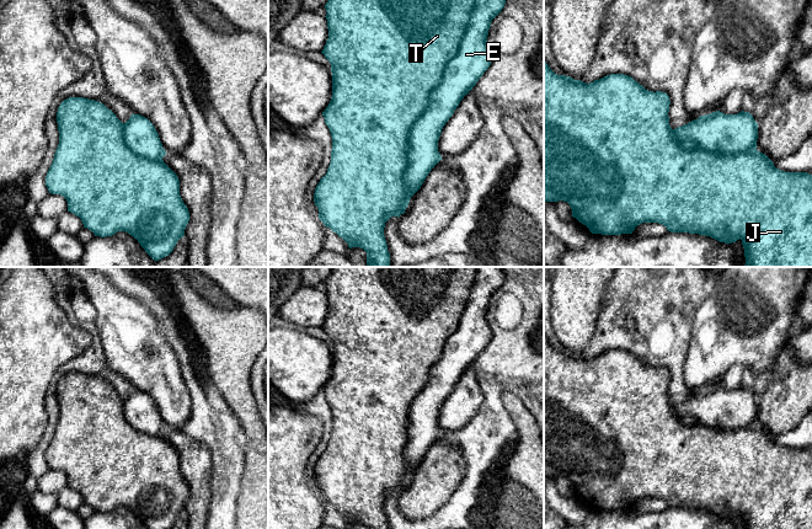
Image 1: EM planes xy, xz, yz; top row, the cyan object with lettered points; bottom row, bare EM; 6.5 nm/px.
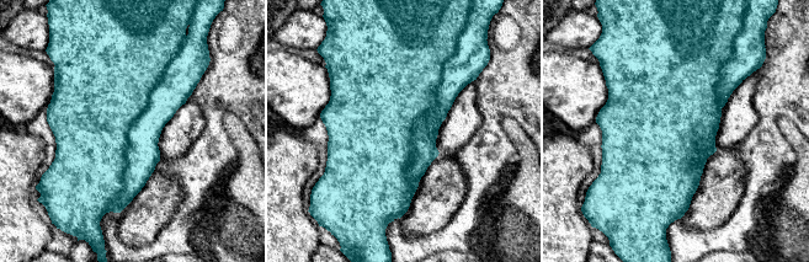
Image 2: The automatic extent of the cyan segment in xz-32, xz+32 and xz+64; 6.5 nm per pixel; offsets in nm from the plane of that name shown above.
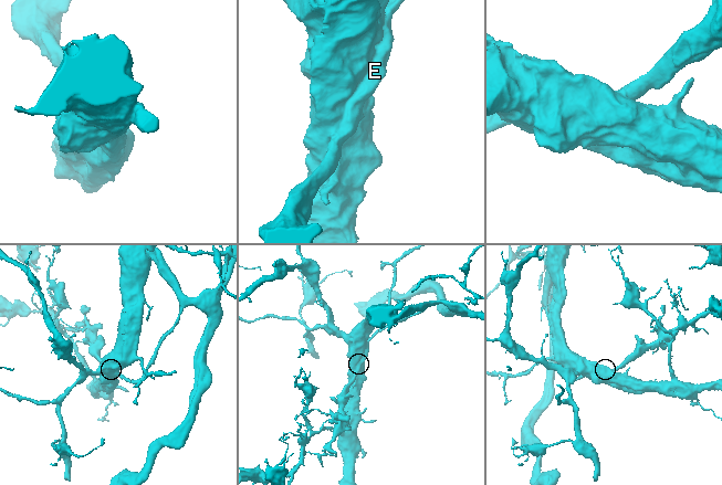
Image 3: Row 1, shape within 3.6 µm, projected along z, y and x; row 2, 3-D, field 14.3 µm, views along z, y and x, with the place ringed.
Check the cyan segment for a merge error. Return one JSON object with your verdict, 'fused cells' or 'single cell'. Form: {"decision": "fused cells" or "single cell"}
{"decision": "fused cells"}

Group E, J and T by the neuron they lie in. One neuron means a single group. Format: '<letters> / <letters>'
E / J T

